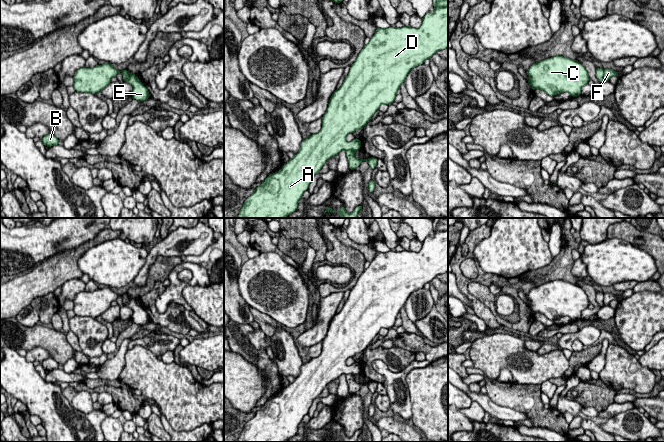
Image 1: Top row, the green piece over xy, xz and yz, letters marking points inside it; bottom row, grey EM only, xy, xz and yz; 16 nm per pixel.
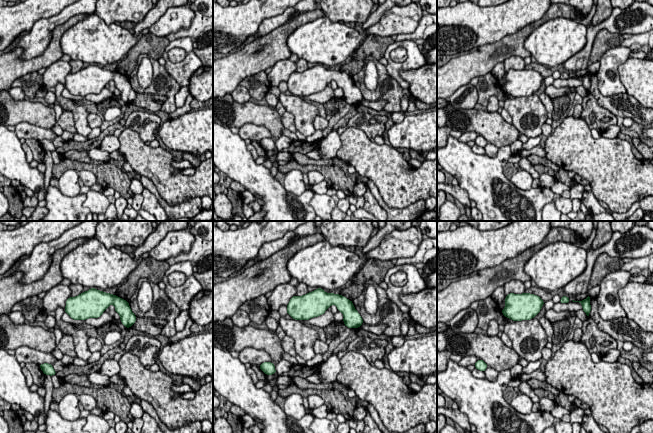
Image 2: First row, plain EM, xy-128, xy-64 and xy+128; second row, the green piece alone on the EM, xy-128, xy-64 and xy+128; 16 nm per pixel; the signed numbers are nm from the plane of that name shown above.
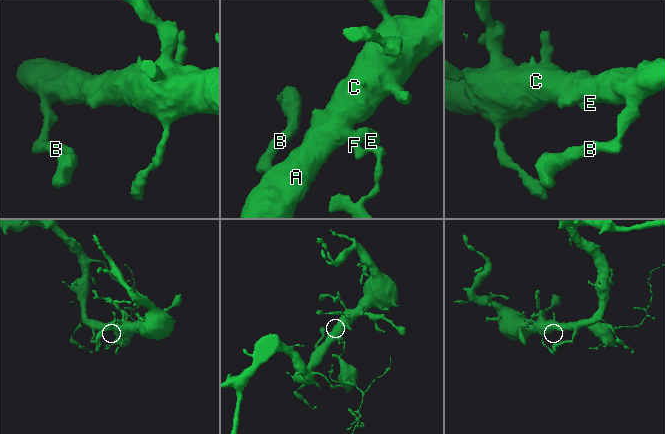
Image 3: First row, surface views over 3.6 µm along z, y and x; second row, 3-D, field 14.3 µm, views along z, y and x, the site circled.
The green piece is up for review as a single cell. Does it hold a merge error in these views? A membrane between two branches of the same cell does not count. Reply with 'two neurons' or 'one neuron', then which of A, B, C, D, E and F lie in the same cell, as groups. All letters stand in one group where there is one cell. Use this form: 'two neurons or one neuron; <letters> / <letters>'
two neurons; A B C D E / F

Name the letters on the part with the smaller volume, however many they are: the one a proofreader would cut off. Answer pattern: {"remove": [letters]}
{"remove": ["F"]}

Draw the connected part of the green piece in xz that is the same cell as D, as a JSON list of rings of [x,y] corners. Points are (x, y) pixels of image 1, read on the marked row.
[[[448,0],[432,1],[435,11],[425,14],[418,28],[377,28],[350,66],[342,86],[332,94],[322,117],[321,130],[302,141],[300,150],[283,164],[281,171],[262,181],[245,200],[238,218],[286,218],[297,210],[298,202],[308,190],[312,178],[331,157],[342,150],[356,151],[361,148],[360,139],[347,141],[346,136],[366,126],[381,105],[390,105],[395,101],[397,91],[414,67],[424,64],[437,51],[448,47]]]

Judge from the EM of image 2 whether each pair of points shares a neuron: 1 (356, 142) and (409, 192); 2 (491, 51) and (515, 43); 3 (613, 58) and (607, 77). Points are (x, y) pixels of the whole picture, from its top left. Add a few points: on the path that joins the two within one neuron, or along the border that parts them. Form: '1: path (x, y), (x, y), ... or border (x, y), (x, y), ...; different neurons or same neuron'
1: path (369, 155), (397, 180); same neuron
2: path (497, 51), (509, 46); same neuron
3: path (609, 63), (608, 72); same neuron

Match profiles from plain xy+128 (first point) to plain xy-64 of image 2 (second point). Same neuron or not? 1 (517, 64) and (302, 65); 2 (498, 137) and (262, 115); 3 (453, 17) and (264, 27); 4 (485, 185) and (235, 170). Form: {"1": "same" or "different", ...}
{"1": "different", "2": "same", "3": "different", "4": "same"}

